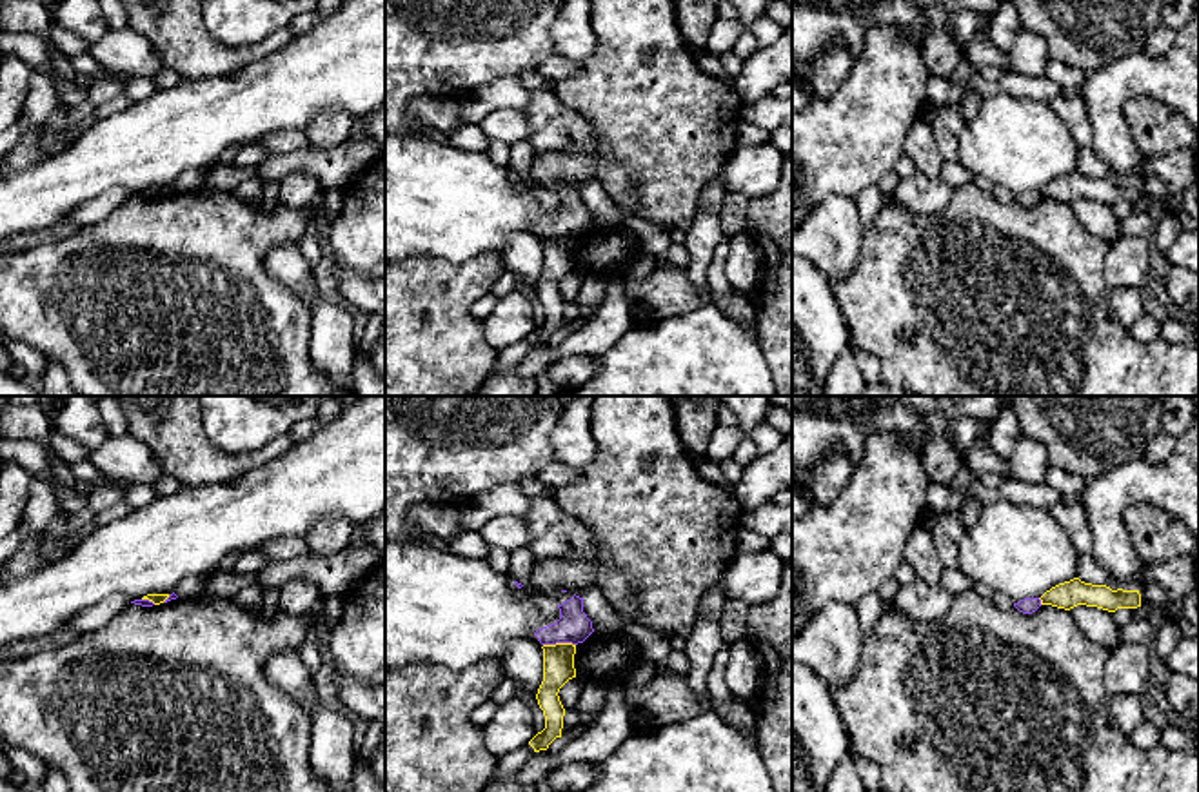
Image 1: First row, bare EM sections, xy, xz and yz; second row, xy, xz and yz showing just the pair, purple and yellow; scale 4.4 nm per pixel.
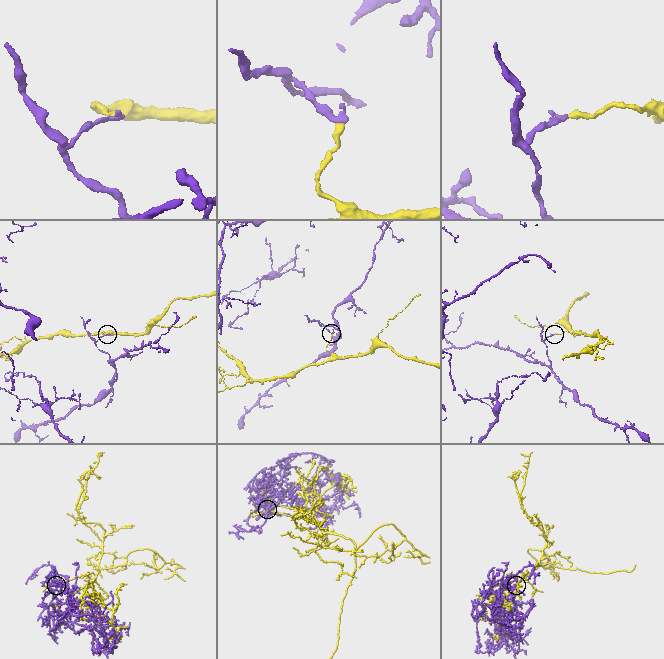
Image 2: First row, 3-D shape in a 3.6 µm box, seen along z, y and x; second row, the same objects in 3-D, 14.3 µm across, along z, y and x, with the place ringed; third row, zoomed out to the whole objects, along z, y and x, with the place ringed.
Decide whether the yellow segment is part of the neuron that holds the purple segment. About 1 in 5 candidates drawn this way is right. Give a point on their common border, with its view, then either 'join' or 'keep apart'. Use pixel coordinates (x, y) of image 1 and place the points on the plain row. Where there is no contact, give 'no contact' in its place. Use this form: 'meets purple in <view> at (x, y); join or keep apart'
meets purple in xz at (558, 235); keep apart

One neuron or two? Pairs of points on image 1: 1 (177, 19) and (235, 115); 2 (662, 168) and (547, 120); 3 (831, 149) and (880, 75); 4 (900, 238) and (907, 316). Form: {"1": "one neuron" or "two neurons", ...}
{"1": "two neurons", "2": "two neurons", "3": "one neuron", "4": "one neuron"}

